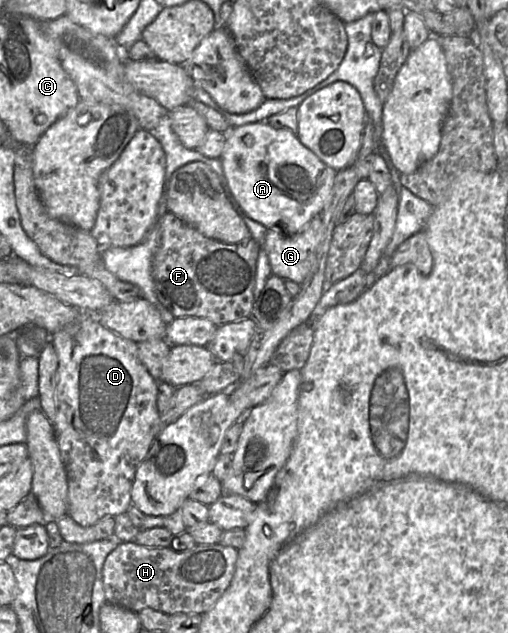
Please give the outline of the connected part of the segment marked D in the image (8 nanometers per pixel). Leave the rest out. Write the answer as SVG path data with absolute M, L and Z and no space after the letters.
M81 311L79 320L53 333L50 342L58 357L56 414L52 425L66 470L68 515L78 525L88 527L104 516L126 513L131 505L136 469L157 435L158 381L141 363L137 343L107 329L89 312Z

